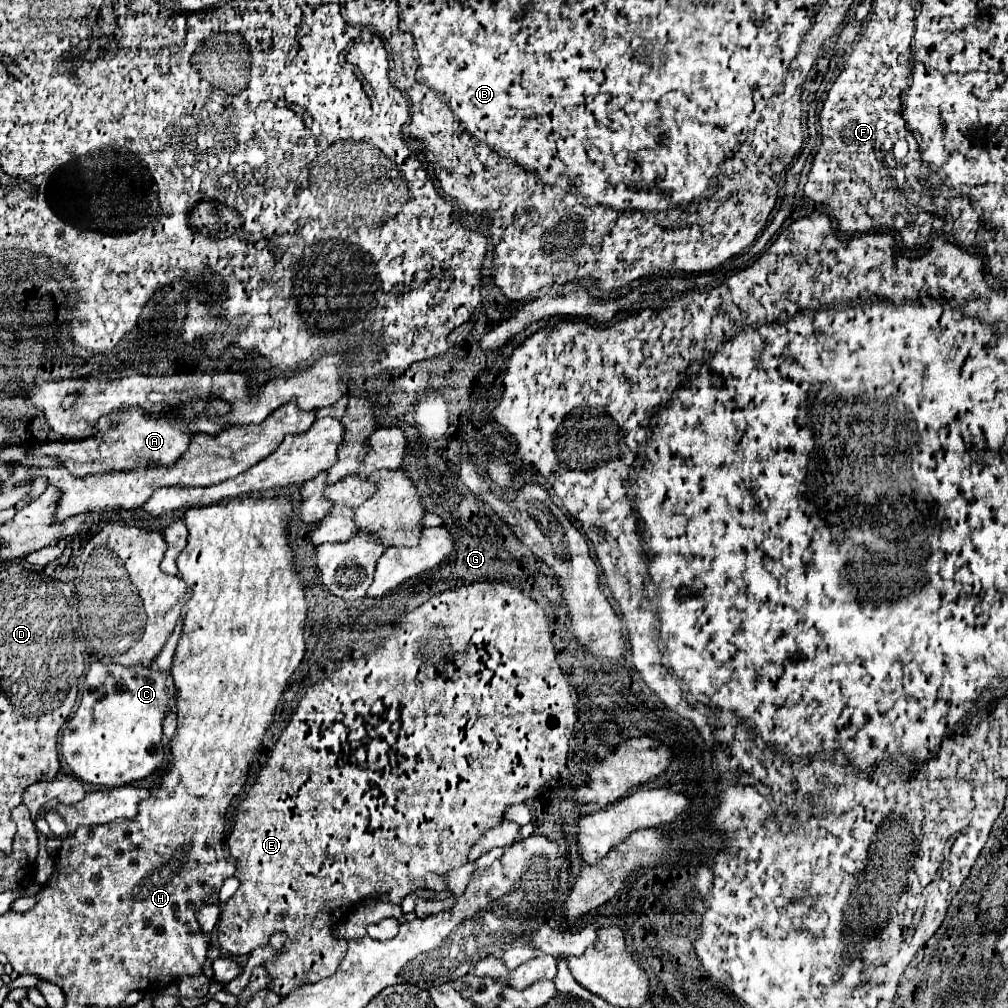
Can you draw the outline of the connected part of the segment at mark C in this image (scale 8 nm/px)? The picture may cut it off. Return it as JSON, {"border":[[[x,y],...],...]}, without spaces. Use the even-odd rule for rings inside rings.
{"border":[[[91,663],[79,709],[67,721],[59,749],[71,775],[97,787],[121,787],[149,777],[163,765],[161,723],[167,705],[175,705],[171,673]]]}

